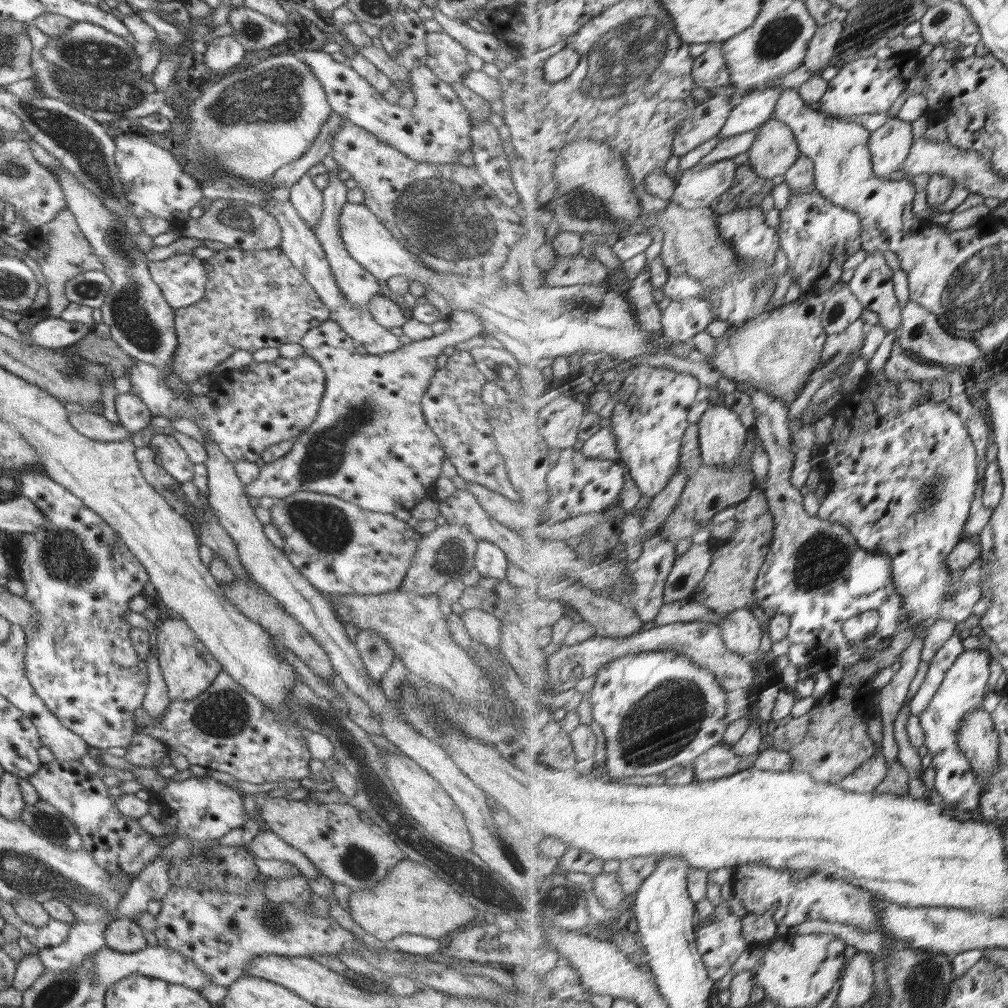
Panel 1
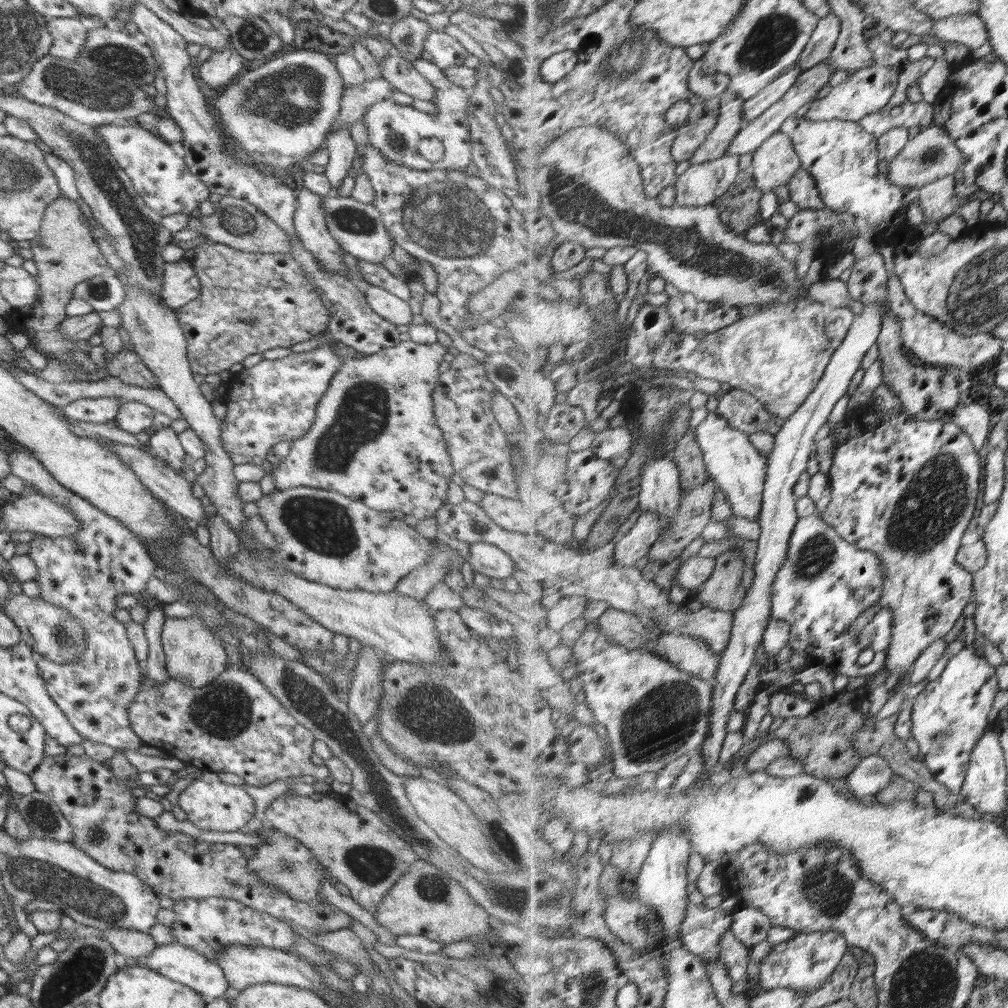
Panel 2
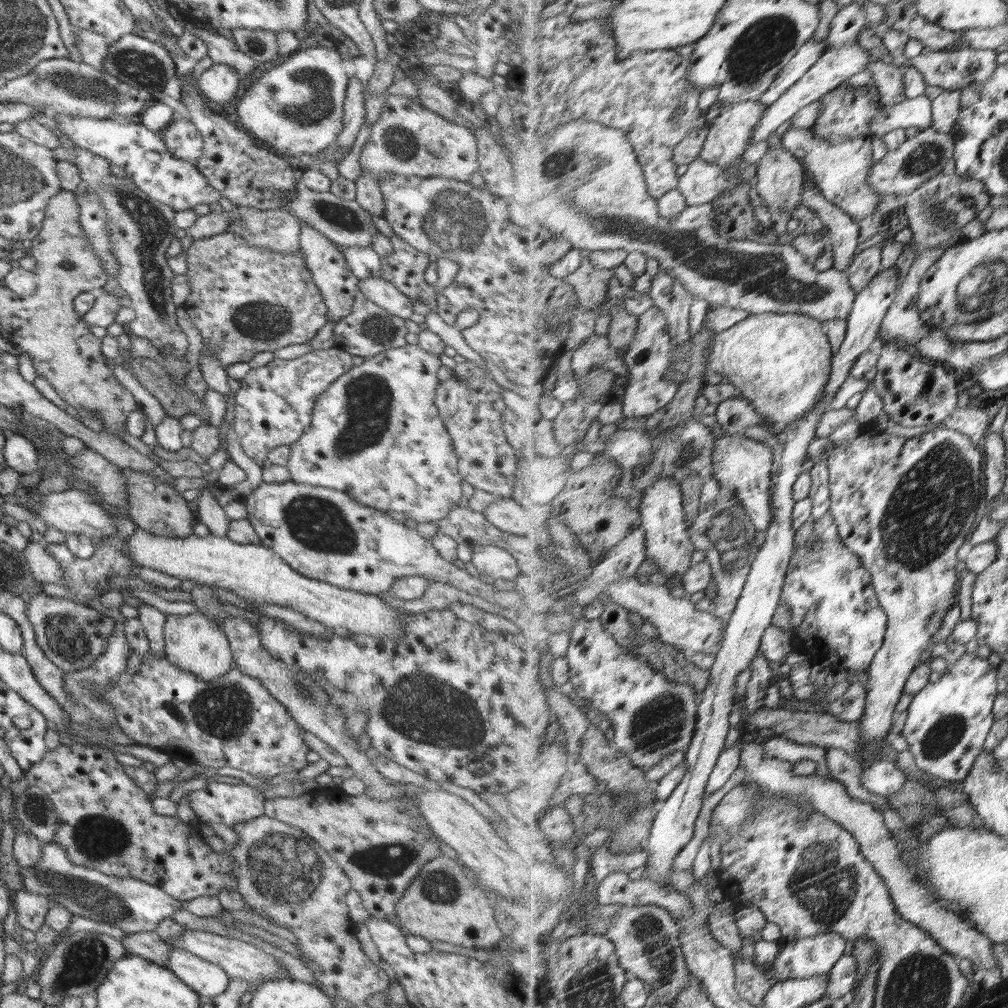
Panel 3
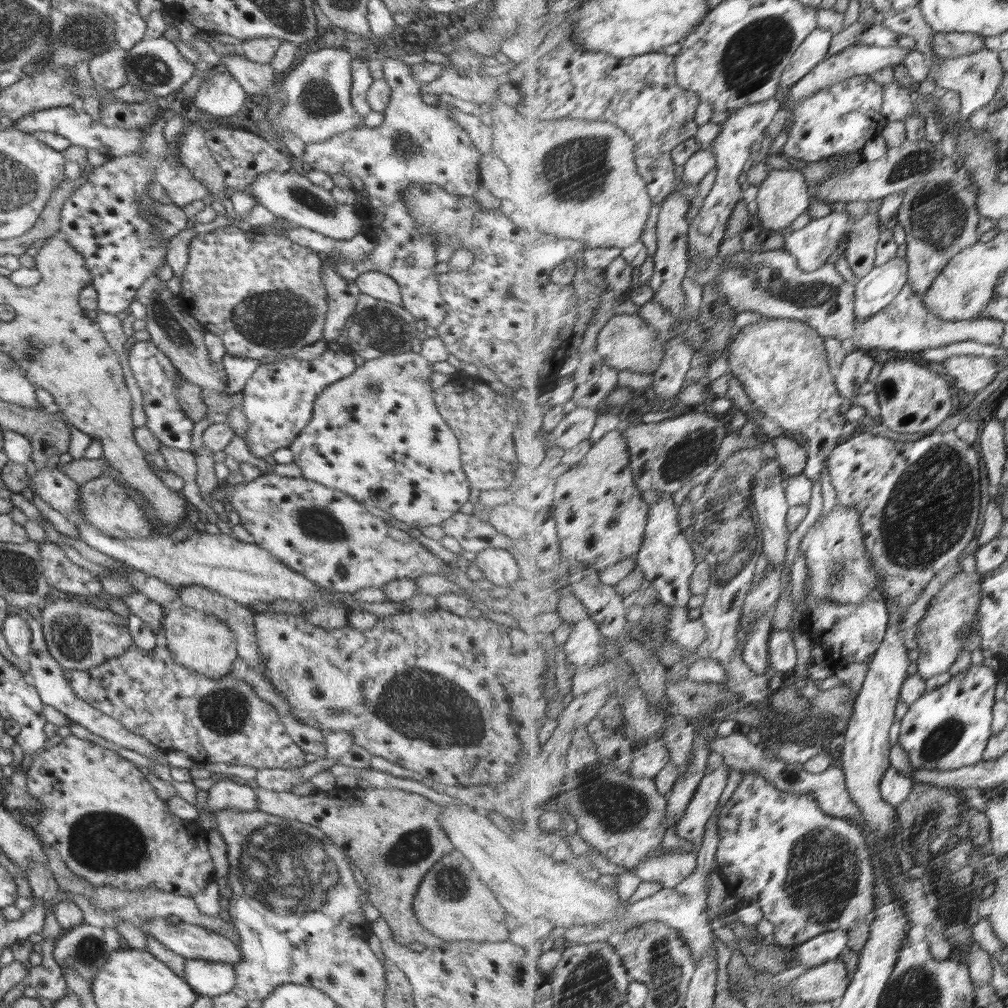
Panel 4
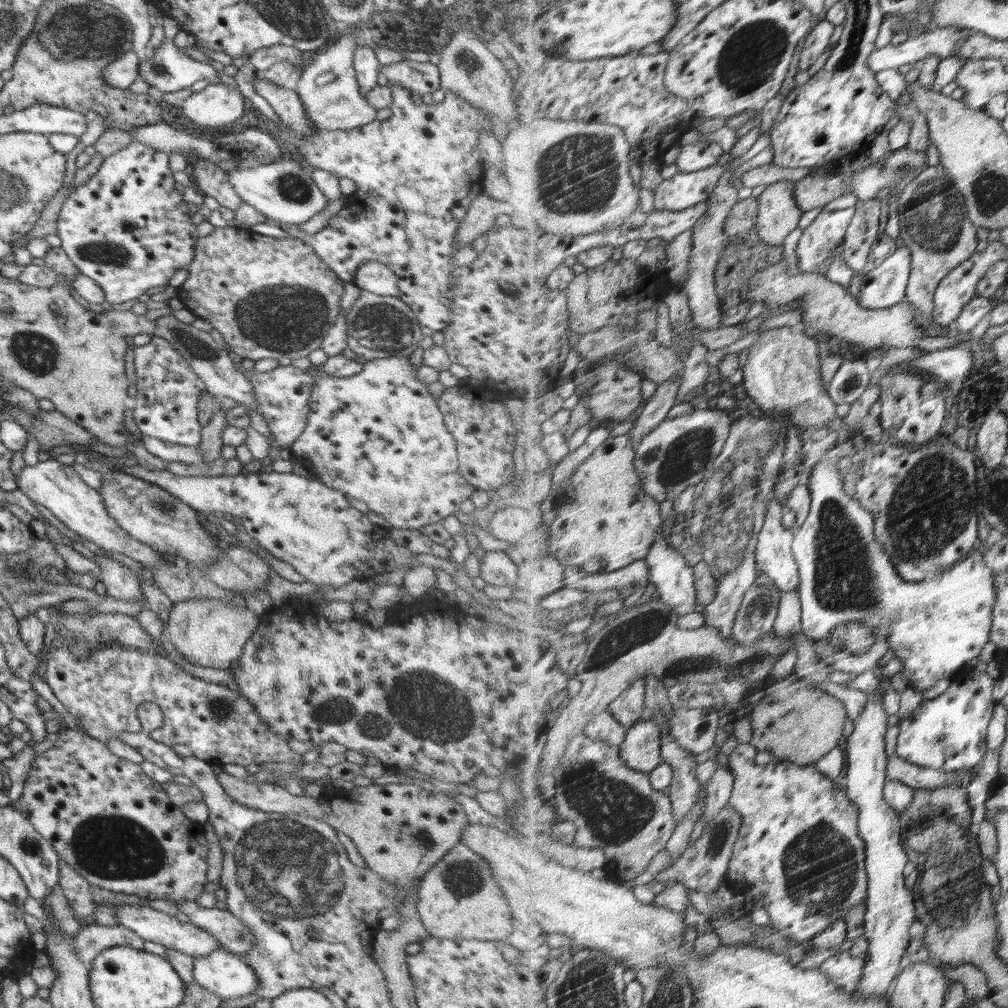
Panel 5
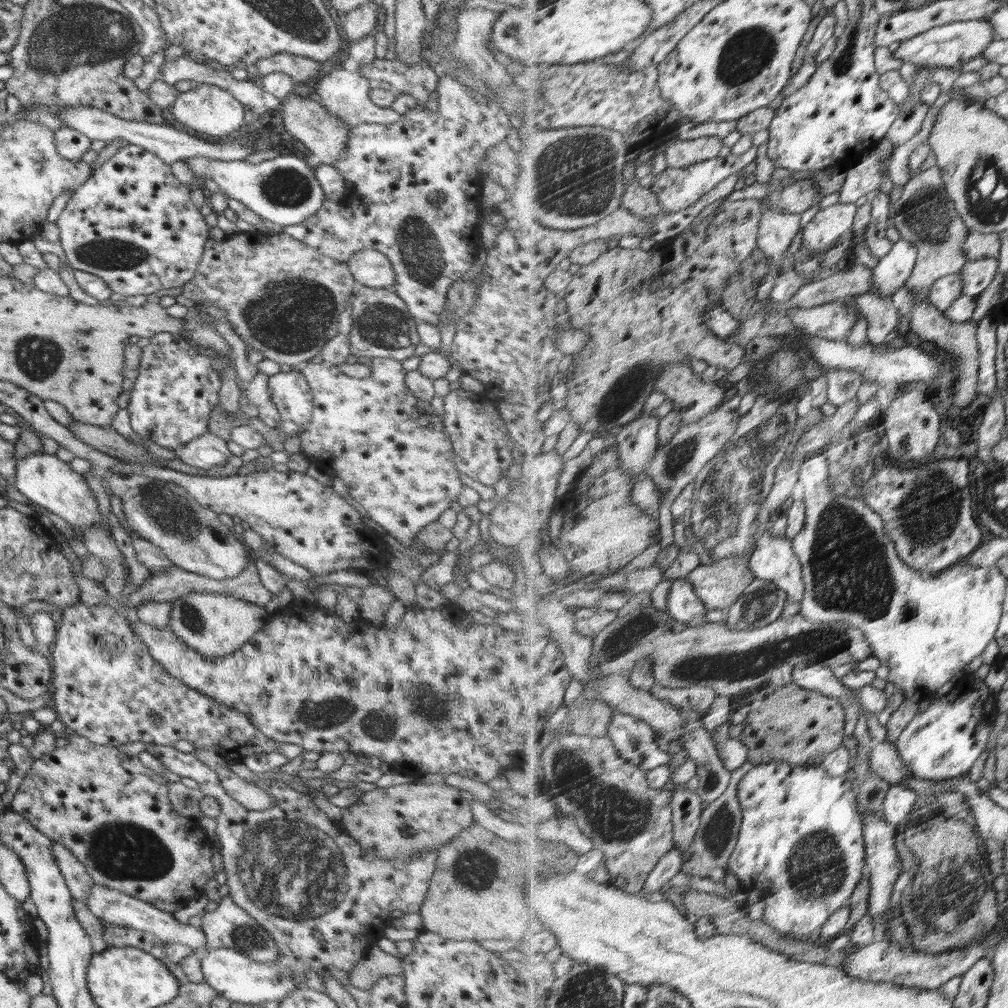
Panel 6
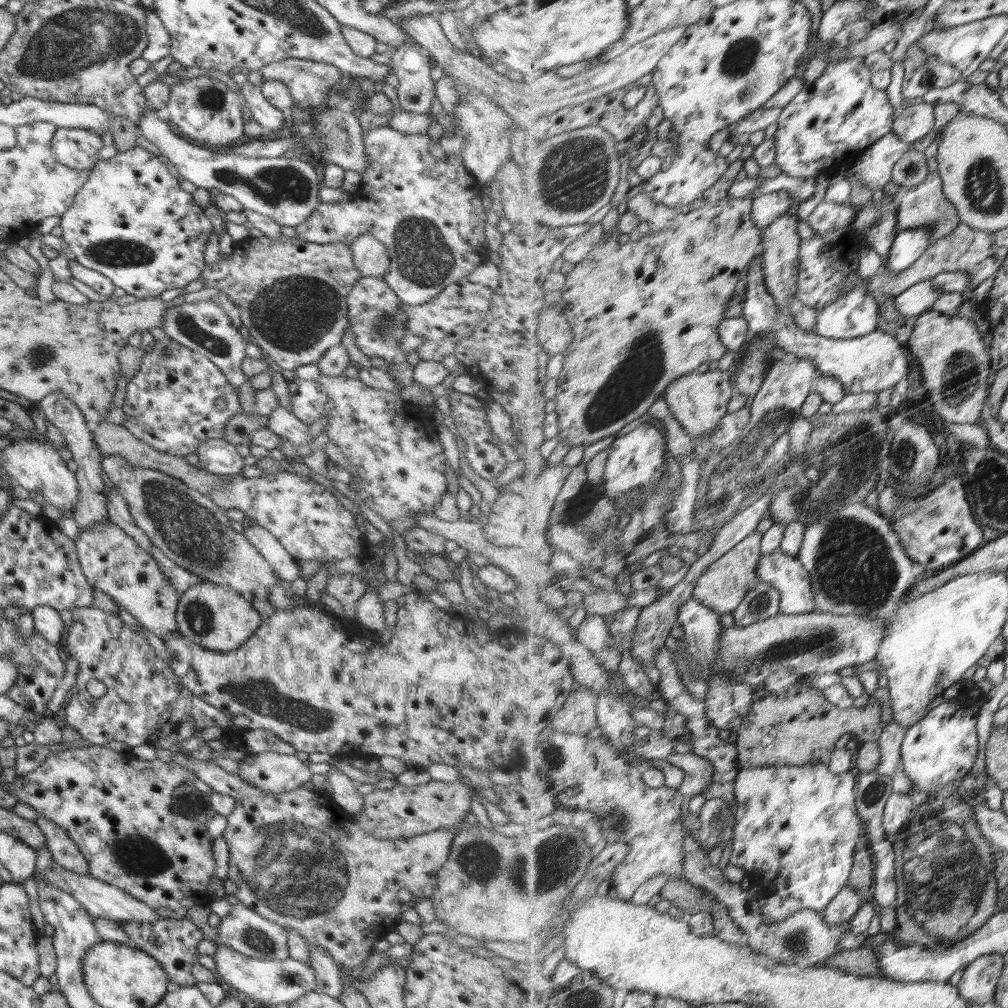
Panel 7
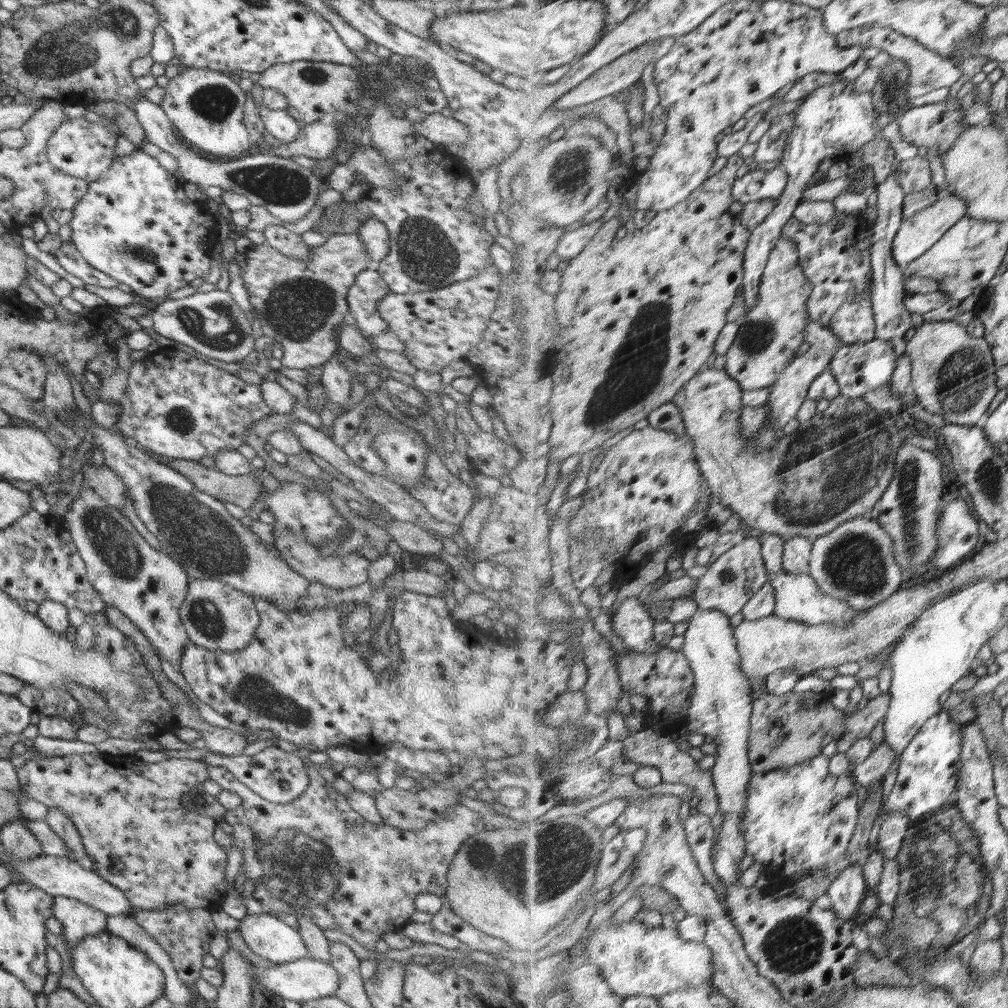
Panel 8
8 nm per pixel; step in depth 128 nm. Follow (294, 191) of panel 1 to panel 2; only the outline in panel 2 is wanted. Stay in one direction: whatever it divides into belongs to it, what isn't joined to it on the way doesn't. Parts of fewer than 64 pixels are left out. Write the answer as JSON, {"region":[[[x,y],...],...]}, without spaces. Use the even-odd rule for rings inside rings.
{"region":[[[302,186],[297,193],[297,210],[294,216],[296,233],[302,240],[305,250],[308,250],[318,263],[322,263],[326,271],[336,271],[348,277],[346,264],[342,262],[342,248],[326,227],[323,208],[325,198],[311,192],[308,187]]]}

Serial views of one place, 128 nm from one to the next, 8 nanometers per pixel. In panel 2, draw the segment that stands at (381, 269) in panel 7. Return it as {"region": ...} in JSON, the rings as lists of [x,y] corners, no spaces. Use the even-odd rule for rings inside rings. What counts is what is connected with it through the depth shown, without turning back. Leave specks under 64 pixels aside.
{"region":[[[370,286],[365,292],[367,304],[373,312],[394,326],[412,323],[411,308],[408,302],[400,300],[388,290]]]}

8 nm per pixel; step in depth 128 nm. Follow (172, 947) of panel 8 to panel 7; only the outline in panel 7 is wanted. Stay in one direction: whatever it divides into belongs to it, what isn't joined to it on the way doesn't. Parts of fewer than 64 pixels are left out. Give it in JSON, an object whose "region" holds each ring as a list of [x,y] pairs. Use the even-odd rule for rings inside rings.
{"region":[[[159,917],[150,924],[148,922],[124,922],[123,932],[132,942],[132,946],[147,952],[162,965],[167,978],[172,982],[176,982],[180,987],[196,984],[192,976],[192,967],[198,962],[198,943],[202,941],[203,934],[190,919]]]}

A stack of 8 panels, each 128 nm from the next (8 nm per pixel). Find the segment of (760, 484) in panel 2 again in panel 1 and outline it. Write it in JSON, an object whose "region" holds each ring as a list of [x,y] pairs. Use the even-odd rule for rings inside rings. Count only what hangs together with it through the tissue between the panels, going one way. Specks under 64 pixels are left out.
{"region":[[[725,403],[710,404],[700,423],[703,463],[738,467],[737,459],[748,443],[749,427]]]}

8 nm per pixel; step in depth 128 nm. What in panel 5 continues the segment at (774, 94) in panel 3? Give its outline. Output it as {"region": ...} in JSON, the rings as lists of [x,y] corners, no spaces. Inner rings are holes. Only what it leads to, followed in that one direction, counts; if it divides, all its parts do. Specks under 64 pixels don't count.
{"region":[[[829,19],[821,21],[812,31],[812,35],[805,40],[804,48],[801,52],[801,61],[798,67],[798,73],[806,73],[812,68],[812,64],[816,64],[824,52],[830,49],[830,42],[834,36],[836,24]]]}

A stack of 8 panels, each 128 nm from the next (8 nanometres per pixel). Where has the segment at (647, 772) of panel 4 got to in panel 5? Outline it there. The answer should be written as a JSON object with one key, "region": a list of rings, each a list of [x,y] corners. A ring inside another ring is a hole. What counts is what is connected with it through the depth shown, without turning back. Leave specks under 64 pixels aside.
{"region":[[[645,718],[630,728],[620,754],[630,768],[651,773],[665,762],[664,749],[661,727],[652,718]]]}

